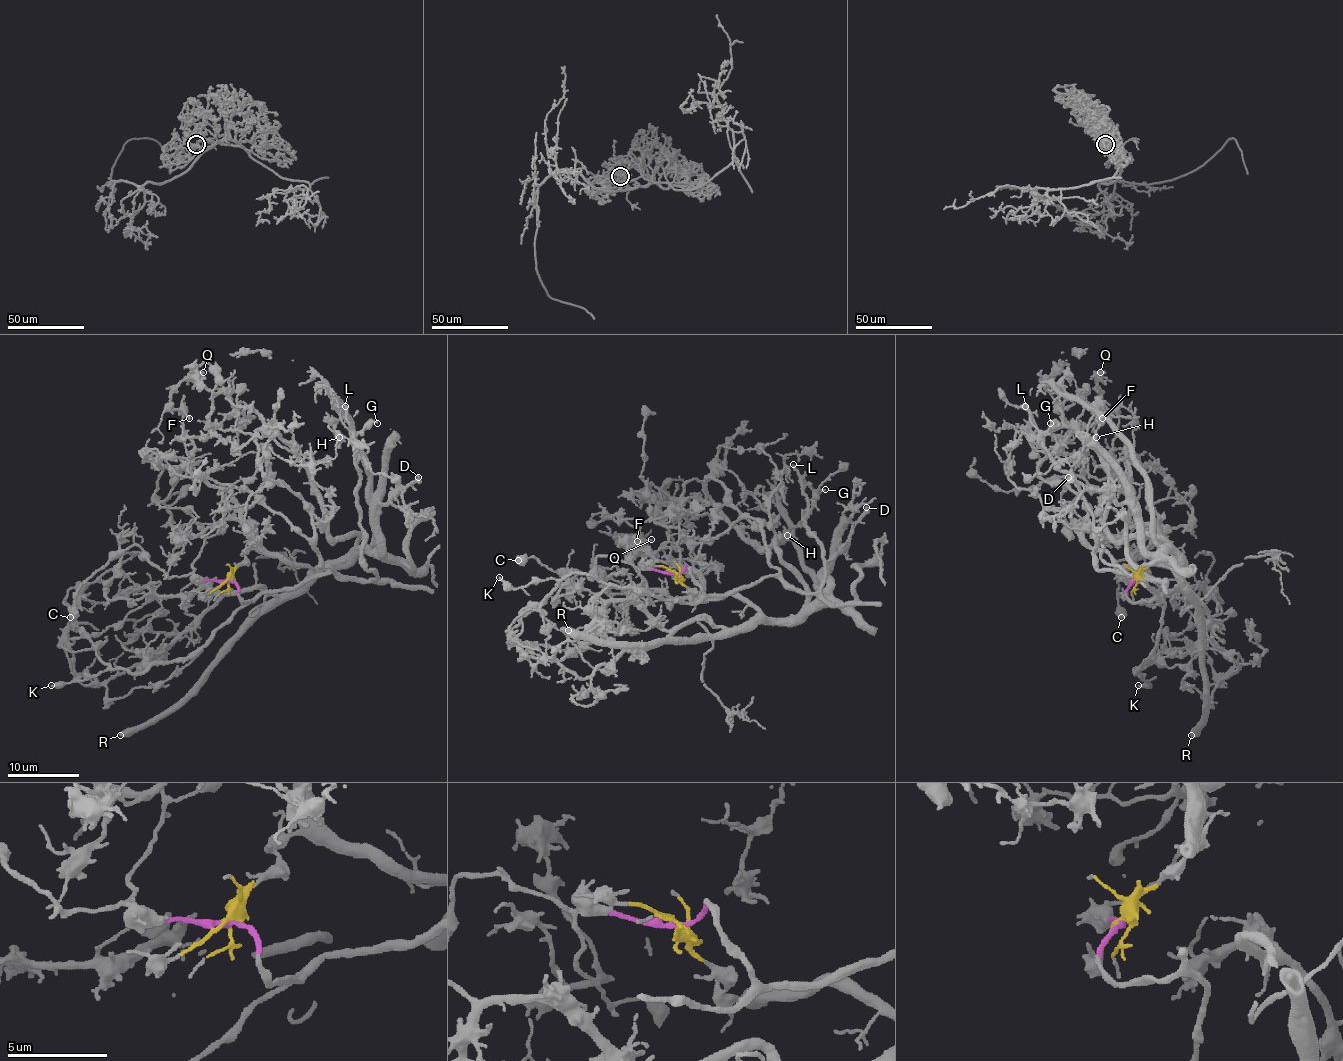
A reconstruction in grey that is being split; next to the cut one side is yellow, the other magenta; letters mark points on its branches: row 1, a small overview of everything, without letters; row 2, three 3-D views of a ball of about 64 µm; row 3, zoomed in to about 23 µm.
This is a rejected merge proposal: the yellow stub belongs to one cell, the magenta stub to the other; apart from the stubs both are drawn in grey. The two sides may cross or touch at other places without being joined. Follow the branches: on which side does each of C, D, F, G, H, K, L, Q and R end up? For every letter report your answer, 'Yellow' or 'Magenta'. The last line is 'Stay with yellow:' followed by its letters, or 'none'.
C: Magenta
D: Yellow
F: Yellow
G: Magenta
H: Yellow
K: Magenta
L: Magenta
Q: Yellow
R: Yellow
Stay with yellow: D, F, H, Q, R

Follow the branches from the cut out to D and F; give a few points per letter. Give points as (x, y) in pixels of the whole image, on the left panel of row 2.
D: (225, 580), (250, 550), (266, 550), (315, 569), (352, 562), (363, 552), (381, 552), (377, 505), (418, 477)
F: (225, 580), (252, 546), (254, 525), (241, 519), (232, 496), (193, 471), (184, 412), (190, 418)

